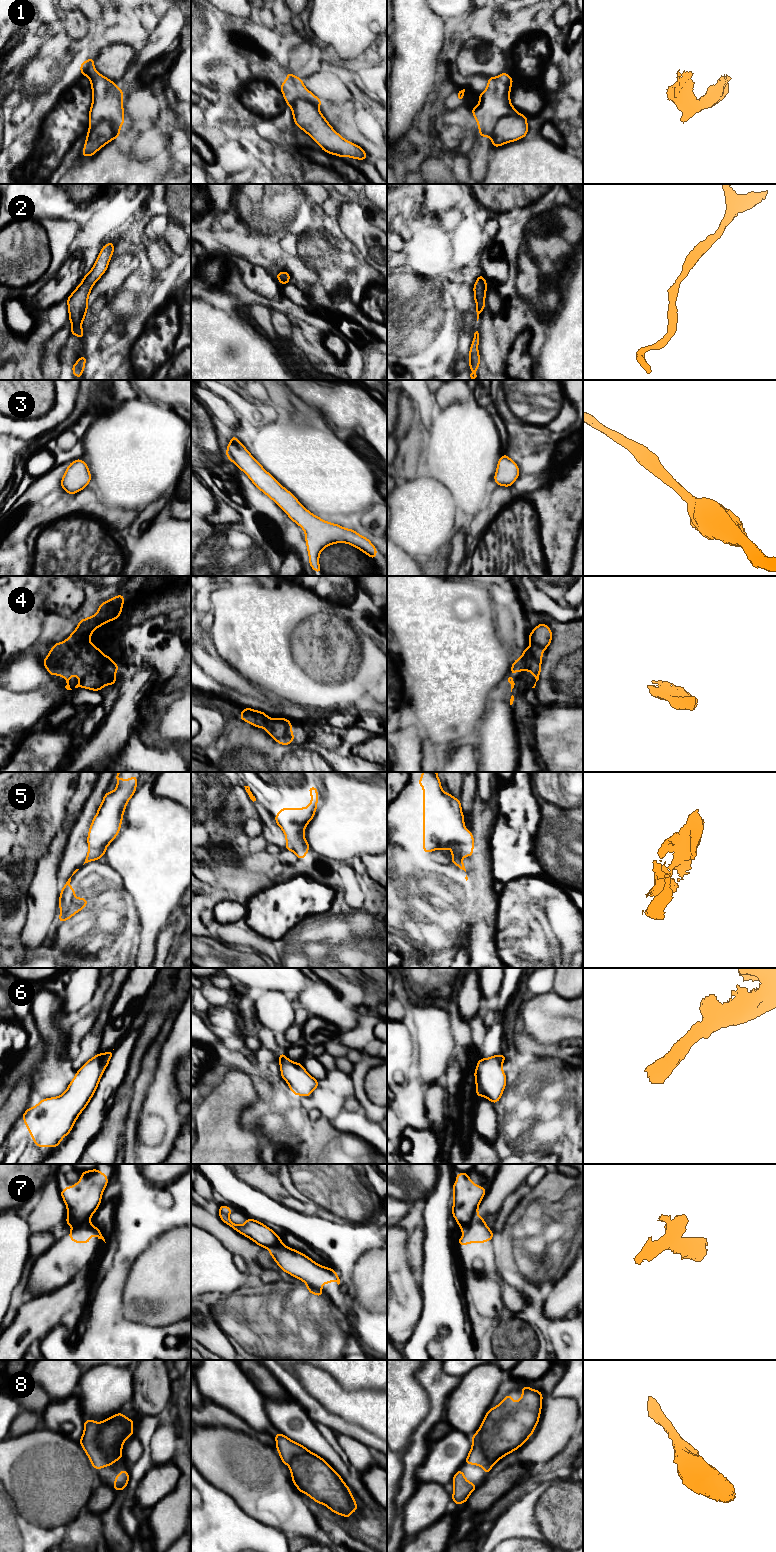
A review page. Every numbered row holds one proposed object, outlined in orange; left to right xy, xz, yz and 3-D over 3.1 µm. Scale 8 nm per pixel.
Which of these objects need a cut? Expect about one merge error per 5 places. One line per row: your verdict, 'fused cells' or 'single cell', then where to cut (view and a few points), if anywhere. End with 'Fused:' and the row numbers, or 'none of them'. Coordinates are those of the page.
1: fused cells; cut yz (517, 112), (503, 116), (497, 122), (493, 132), (488, 136)
2: single cell; cut none
3: single cell; cut none
4: single cell; cut none
5: single cell; cut none
6: single cell; cut none
7: fused cells; cut xy (89, 1219), (73, 1227)
8: single cell; cut none
Fused: 1, 7

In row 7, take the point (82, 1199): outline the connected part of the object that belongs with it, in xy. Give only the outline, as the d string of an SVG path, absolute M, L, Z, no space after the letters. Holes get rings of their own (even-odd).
M98 1169L84 1171L78 1183L65 1187L60 1194L67 1207L67 1225L89 1221L101 1203L108 1177Z

